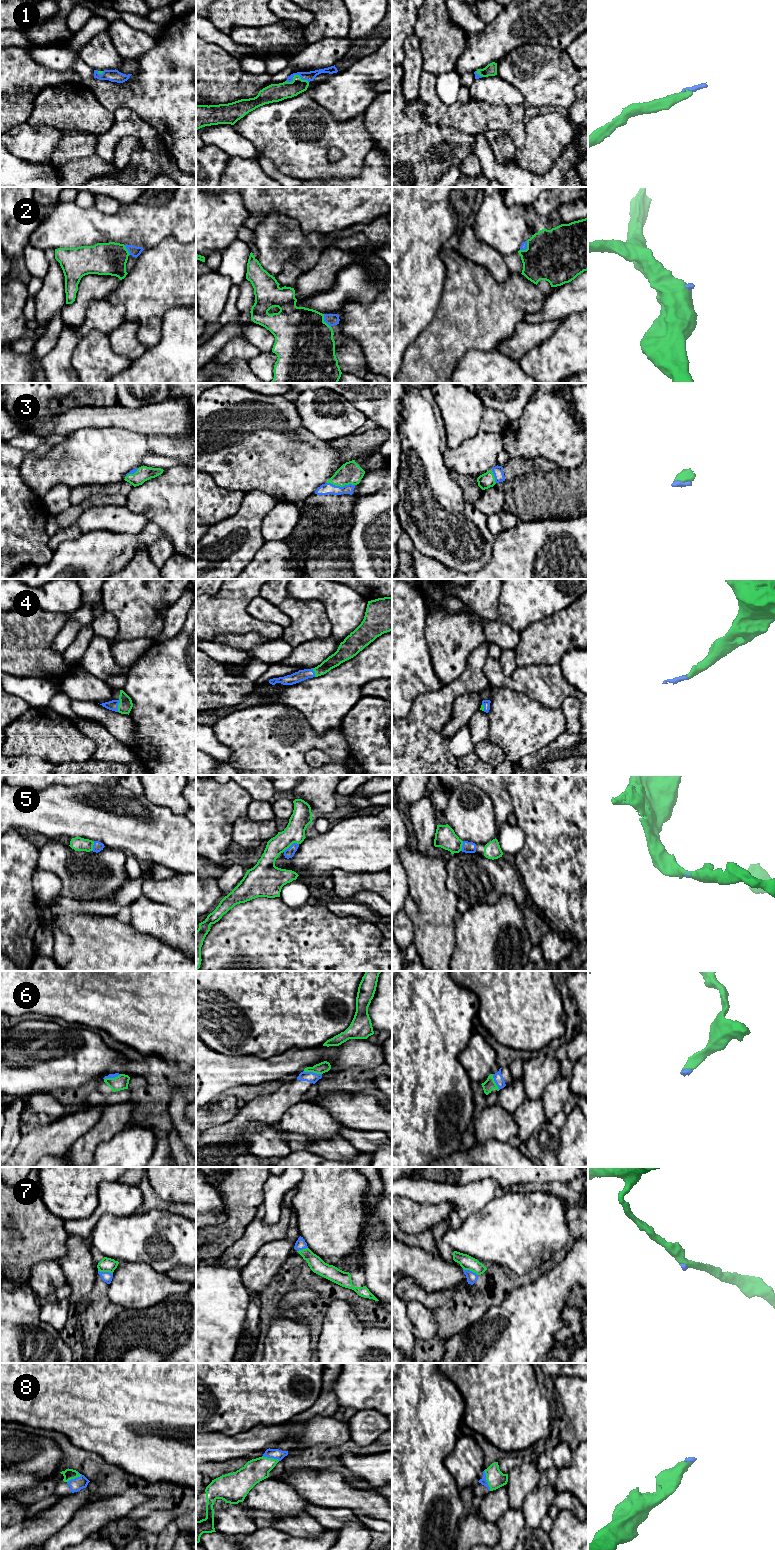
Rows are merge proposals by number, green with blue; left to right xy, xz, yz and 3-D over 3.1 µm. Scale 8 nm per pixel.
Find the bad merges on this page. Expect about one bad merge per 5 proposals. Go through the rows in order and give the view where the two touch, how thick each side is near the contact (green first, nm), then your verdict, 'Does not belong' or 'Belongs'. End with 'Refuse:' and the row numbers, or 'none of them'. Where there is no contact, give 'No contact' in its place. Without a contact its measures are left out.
1: Touches green in xz. Thickness 140 nm (green) against 80 nm. Belongs
2: Touches green in xz. Thickness 480 nm (green) against 100 nm. Belongs
3: Touches green in xz. Thickness 180 nm (green) against 90 nm. Belongs
4: Touches green in xy. Thickness 110 nm (green) against 80 nm. Belongs
5: Touches green in xz. Thickness 160 nm (green) against 80 nm. Belongs
6: Touches green in xz. Thickness 90 nm (green) against 80 nm. Belongs
7: Touches green in xy. Thickness 110 nm (green) against 80 nm. Belongs
8: Touches green in yz. Thickness 140 nm (green) against 60 nm. Belongs
Refuse: none of them

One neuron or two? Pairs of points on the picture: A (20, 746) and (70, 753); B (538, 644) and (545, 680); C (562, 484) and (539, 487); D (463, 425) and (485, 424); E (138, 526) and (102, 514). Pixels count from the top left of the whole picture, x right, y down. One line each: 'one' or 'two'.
A: one
B: two
C: one
D: two
E: one

